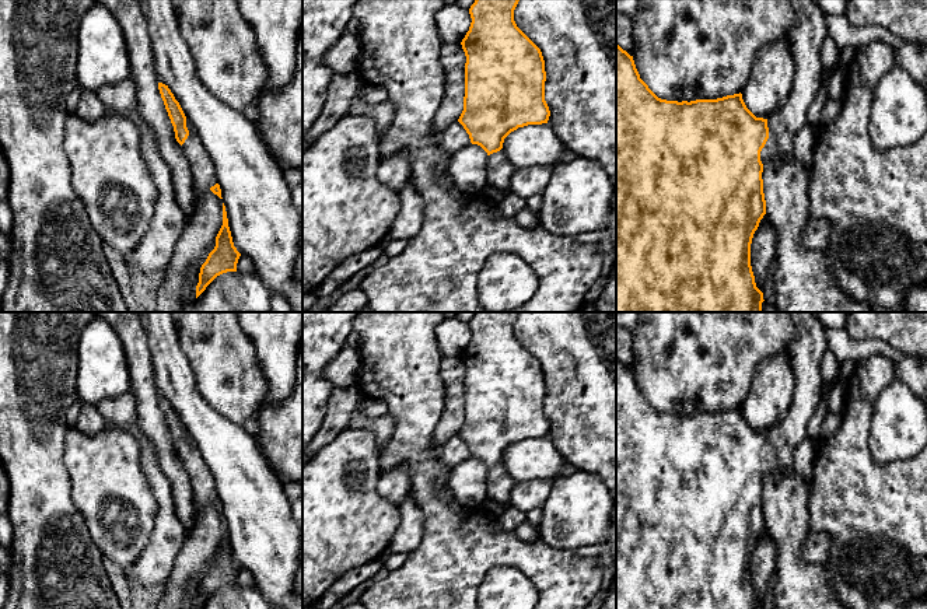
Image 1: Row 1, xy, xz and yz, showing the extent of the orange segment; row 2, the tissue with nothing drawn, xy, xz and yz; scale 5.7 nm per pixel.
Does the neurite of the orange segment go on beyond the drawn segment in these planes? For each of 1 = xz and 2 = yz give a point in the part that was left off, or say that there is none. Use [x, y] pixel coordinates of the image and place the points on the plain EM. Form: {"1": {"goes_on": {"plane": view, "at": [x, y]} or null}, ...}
{"1": {"goes_on": {"plane": "xz", "at": [499, 485]}}, "2": {"goes_on": {"plane": "yz", "at": [810, 345]}}}

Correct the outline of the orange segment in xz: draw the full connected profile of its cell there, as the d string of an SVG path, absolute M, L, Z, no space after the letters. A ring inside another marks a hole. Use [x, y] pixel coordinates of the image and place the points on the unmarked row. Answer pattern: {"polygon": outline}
{"polygon": "M476 312L469 322L472 332L469 344L461 358L466 370L464 424L458 435L469 448L471 456L480 459L489 469L486 477L487 498L508 504L515 487L501 463L504 452L518 441L548 437L550 424L545 414L545 374L541 363L517 340L514 323L520 312Z"}

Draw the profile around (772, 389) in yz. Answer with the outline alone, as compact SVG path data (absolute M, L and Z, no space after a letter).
M780 351L758 367L742 413L756 431L769 433L788 412L793 393L791 358Z

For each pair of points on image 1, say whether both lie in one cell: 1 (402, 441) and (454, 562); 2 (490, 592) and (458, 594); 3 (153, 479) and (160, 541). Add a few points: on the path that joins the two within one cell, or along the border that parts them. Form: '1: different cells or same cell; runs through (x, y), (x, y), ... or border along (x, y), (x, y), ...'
1: same cell; runs through (427, 471), (429, 490), (451, 532)
2: different cells; border along (497, 567), (493, 567), (485, 576), (476, 594)
3: same cell; runs through (163, 494), (164, 525)

